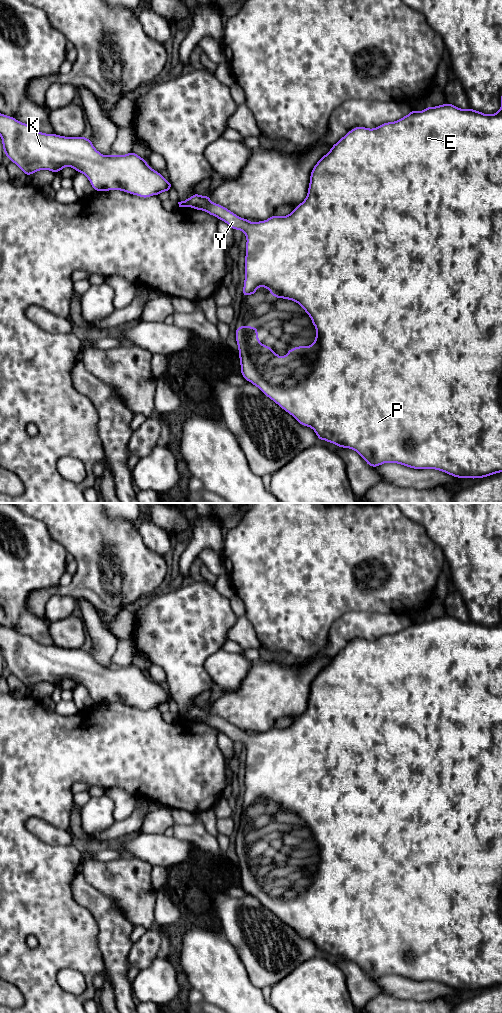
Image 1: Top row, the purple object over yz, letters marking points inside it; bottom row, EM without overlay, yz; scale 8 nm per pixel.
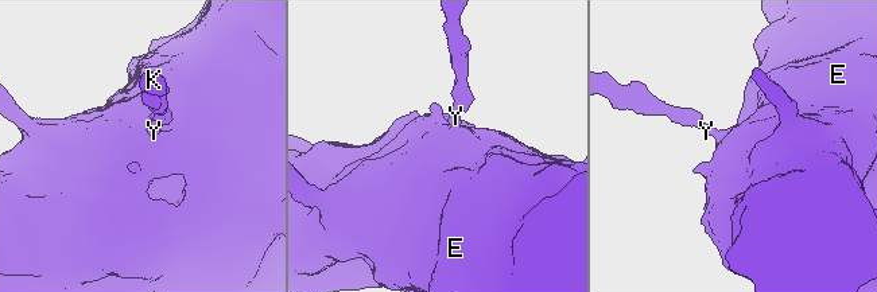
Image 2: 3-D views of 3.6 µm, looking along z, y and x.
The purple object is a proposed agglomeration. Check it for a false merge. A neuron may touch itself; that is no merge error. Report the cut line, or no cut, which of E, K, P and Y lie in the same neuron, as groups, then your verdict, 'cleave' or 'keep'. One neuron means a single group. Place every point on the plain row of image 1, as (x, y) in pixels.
no cut; E K P Y; keep

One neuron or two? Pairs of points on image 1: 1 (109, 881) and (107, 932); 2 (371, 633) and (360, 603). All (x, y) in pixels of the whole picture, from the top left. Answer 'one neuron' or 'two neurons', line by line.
1: two neurons
2: two neurons

